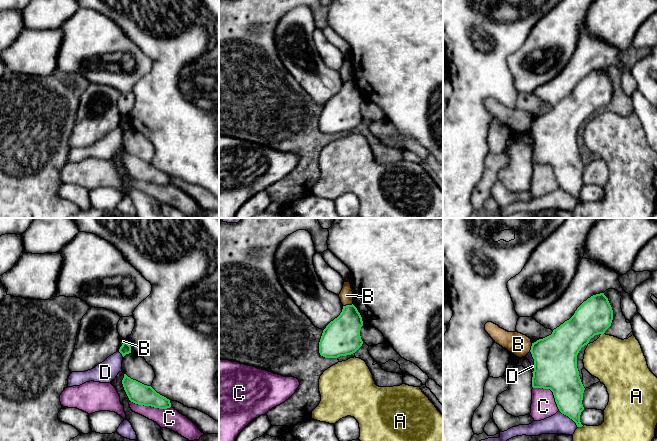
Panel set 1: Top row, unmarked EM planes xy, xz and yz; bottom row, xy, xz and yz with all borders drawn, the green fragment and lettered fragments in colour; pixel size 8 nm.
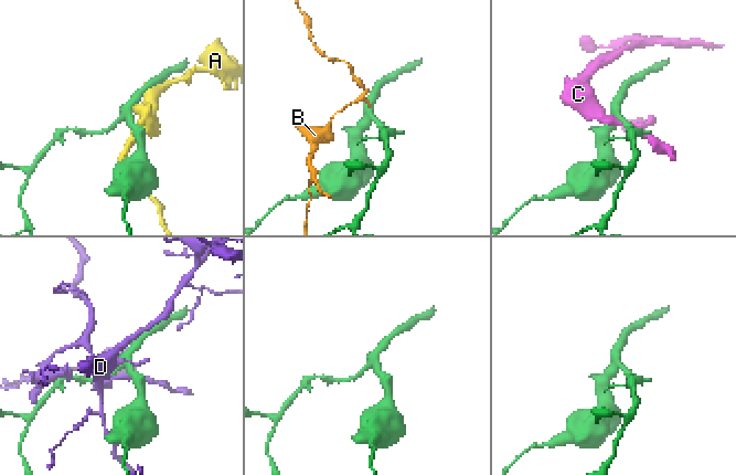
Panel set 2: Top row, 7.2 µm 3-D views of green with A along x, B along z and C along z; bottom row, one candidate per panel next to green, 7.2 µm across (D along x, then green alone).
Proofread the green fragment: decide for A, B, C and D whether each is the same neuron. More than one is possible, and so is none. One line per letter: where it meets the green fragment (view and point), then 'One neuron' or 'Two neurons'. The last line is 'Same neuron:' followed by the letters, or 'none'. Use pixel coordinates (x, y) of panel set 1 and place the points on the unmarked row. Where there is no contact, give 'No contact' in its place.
A: Touches green at yz (602, 109). Two neurons
B: Touches green at xz (347, 81). Two neurons
C: Touches green at xy (150, 181). Two neurons
D: Touches green at yz (534, 138). Two neurons
Same neuron: none

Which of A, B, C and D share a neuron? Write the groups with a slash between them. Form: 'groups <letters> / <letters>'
groups A / B / C / D

